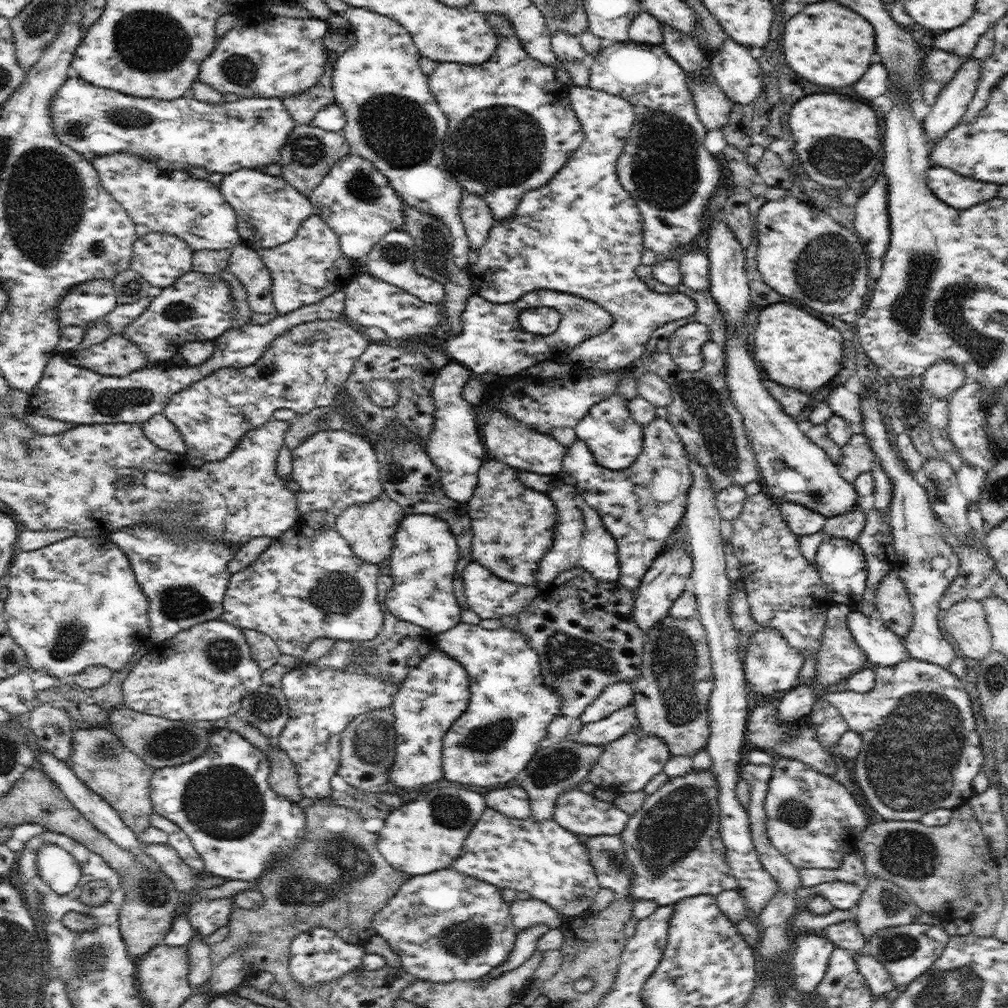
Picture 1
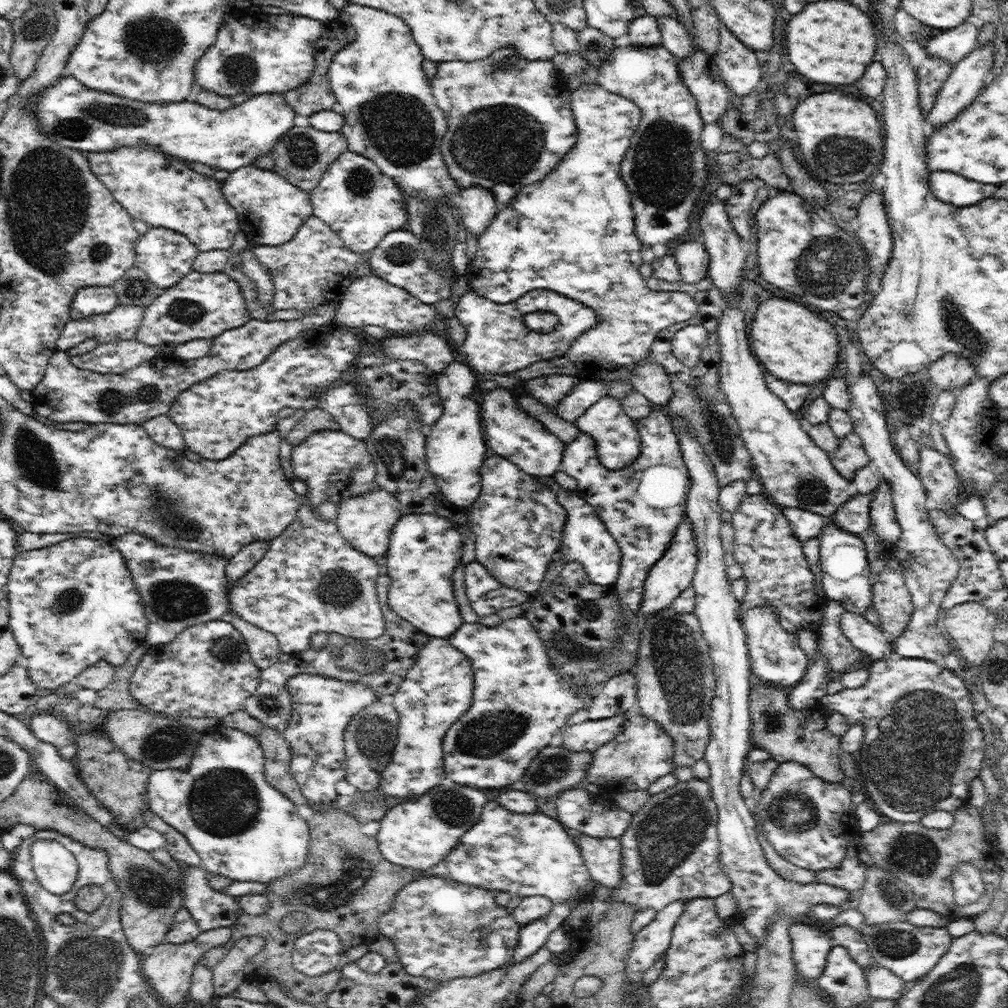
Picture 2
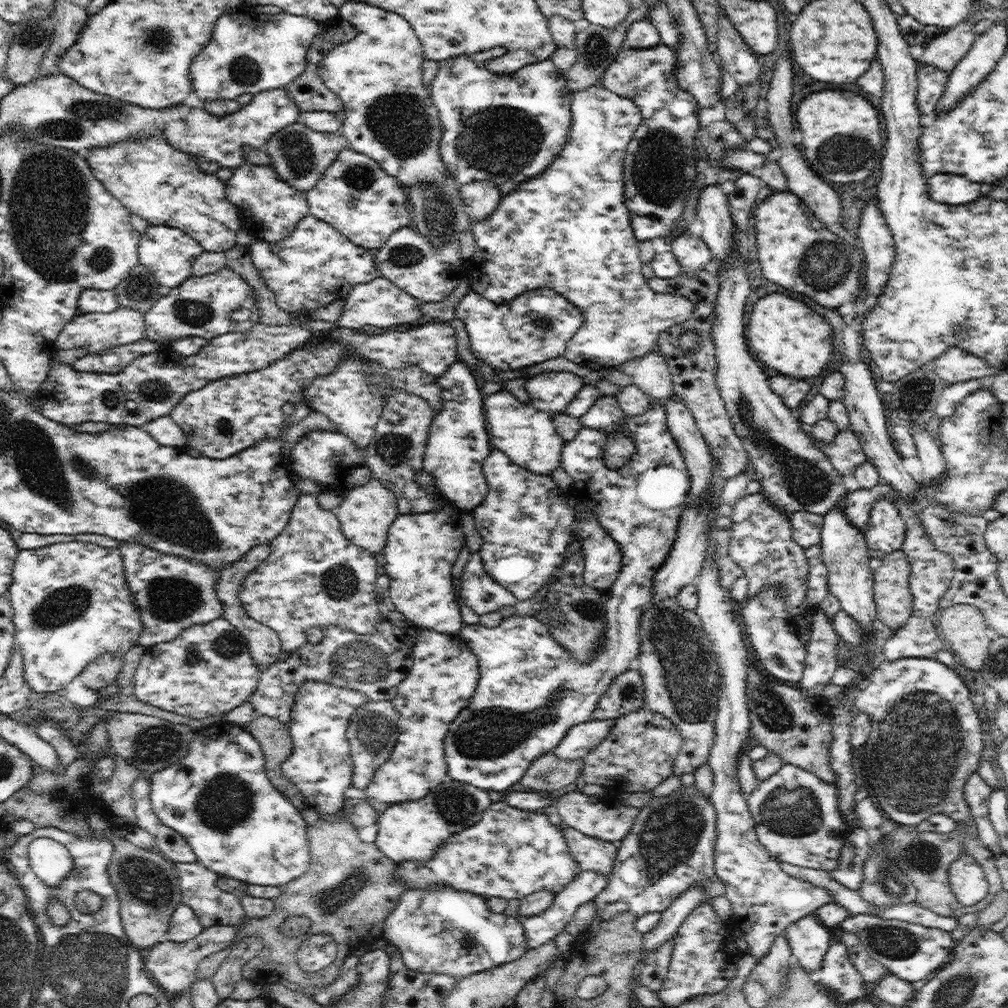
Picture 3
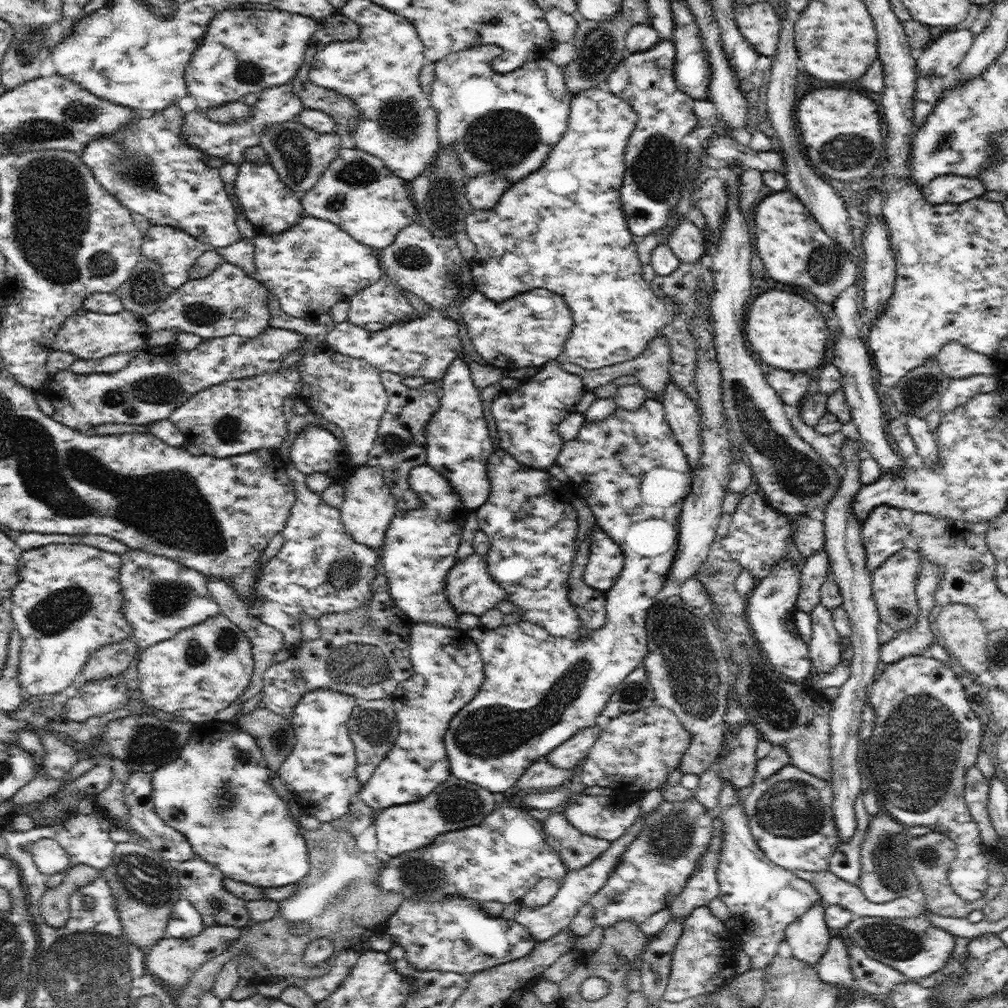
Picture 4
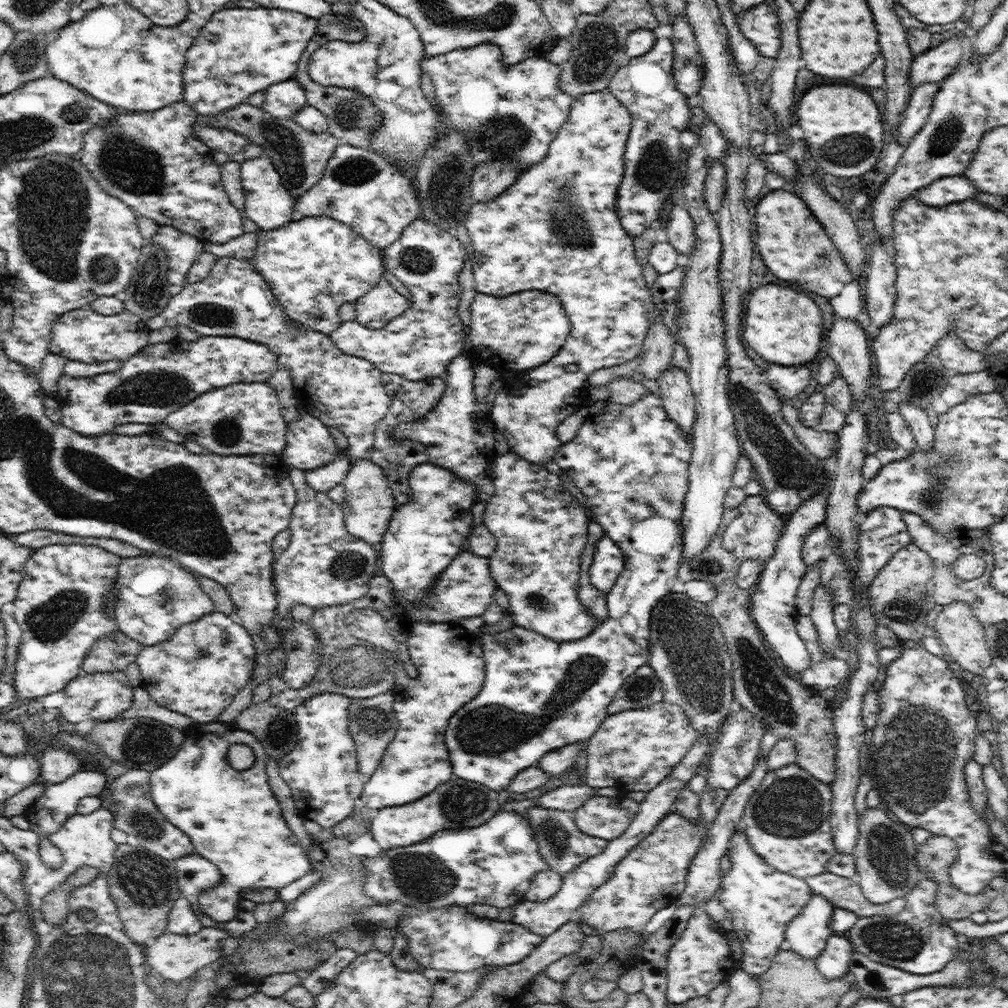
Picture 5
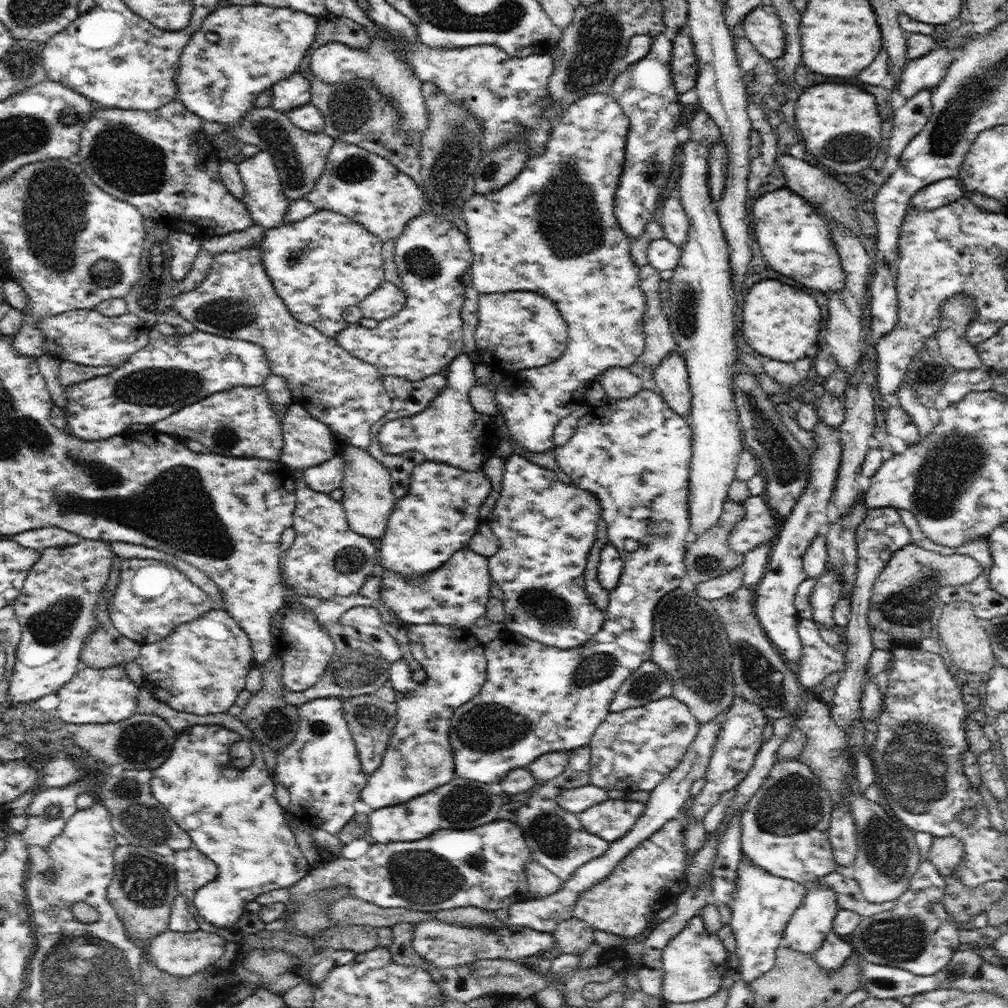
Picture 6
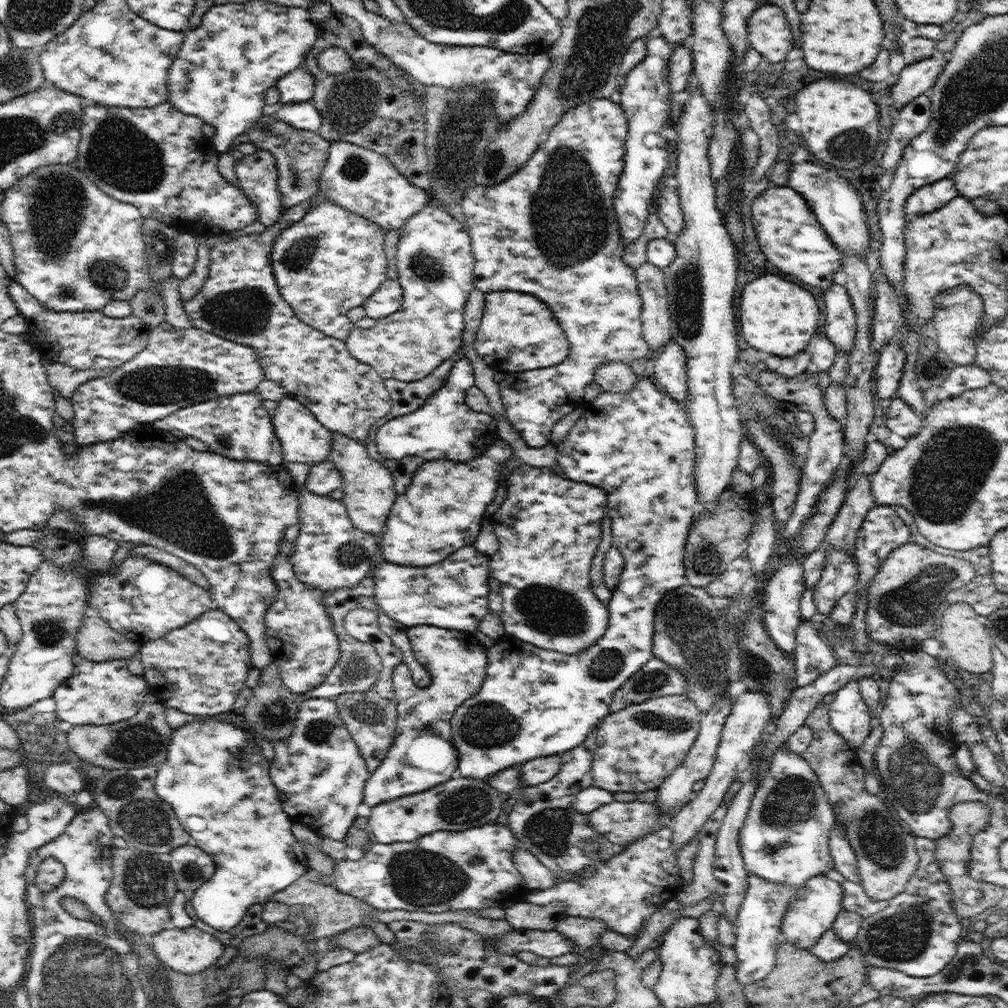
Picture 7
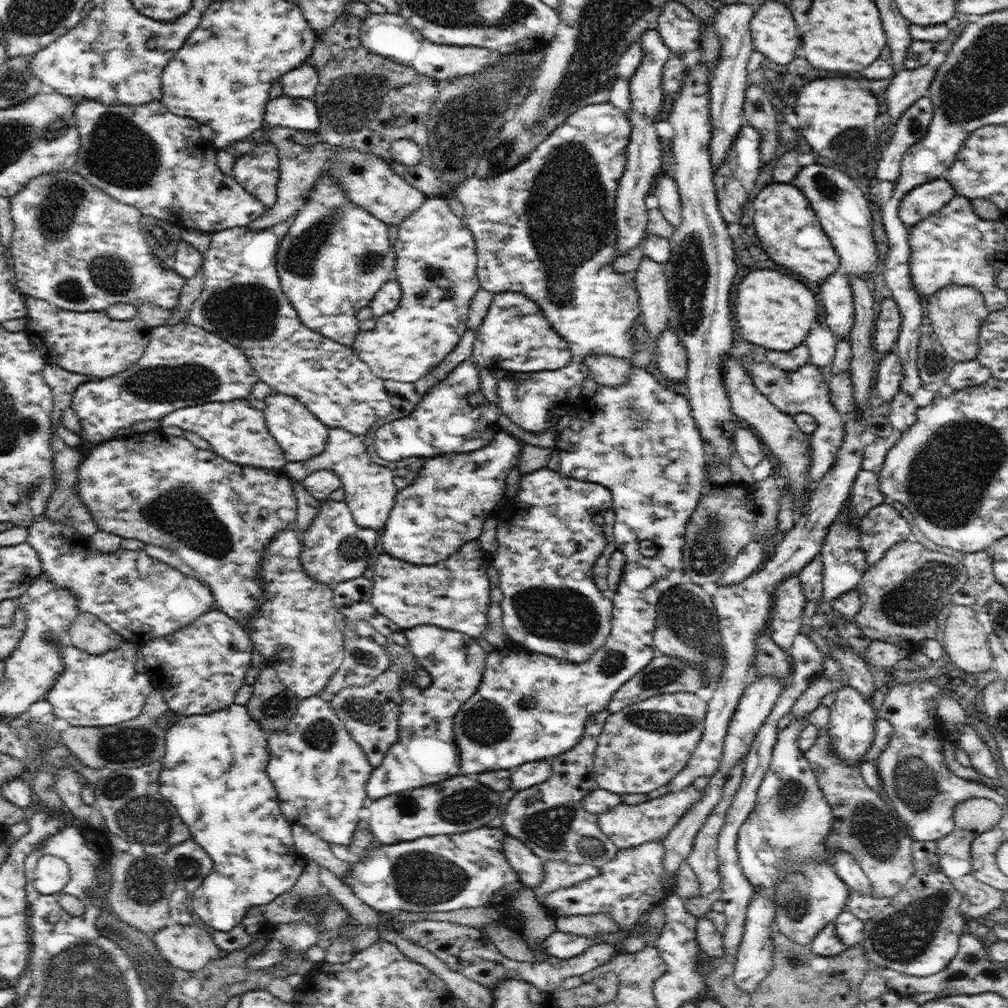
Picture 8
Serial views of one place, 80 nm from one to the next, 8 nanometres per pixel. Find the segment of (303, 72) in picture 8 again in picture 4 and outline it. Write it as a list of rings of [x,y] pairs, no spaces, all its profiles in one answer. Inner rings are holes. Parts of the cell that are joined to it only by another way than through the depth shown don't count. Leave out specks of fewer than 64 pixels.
[[[286,83],[264,89],[256,104],[251,107],[250,114],[240,122],[222,124],[210,120],[201,111],[185,113],[181,135],[189,145],[199,148],[205,155],[220,157],[225,163],[239,165],[245,160],[246,148],[260,144],[261,134],[268,125],[296,120],[304,109],[305,106],[299,94],[293,91],[291,83]]]

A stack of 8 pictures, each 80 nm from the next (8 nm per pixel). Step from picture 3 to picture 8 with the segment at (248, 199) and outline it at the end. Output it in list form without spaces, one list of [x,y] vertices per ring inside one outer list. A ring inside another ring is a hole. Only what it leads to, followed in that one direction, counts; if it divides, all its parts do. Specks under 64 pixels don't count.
[[[255,144],[251,152],[240,155],[234,163],[233,177],[237,183],[271,209],[277,201],[279,156],[276,145]]]

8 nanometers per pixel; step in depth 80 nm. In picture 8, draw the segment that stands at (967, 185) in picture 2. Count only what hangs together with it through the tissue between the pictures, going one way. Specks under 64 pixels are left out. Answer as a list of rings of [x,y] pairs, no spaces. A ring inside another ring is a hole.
[[[939,178],[921,185],[913,186],[901,200],[899,217],[909,231],[923,218],[942,211],[956,190],[947,178]]]

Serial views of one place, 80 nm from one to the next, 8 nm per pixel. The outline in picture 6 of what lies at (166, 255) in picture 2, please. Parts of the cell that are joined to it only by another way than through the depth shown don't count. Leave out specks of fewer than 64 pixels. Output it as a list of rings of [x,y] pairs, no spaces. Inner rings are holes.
[[[170,231],[168,242],[171,246],[170,274],[174,282],[181,282],[190,273],[194,259],[201,249],[201,240],[182,231]]]

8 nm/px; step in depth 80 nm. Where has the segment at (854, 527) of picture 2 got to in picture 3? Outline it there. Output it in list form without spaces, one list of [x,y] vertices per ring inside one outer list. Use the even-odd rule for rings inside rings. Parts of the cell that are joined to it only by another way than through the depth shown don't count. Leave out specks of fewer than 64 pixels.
[[[876,485],[872,488],[849,491],[842,499],[845,517],[865,532],[868,515],[874,503],[880,498],[890,498],[895,502],[895,490],[888,485]]]

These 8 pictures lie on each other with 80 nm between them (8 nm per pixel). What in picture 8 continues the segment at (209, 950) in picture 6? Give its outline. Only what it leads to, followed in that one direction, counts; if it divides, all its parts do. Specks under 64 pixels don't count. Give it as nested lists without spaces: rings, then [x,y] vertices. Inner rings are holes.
[[[171,922],[152,934],[162,956],[172,967],[193,971],[203,969],[218,958],[219,946],[213,936],[195,924]]]

